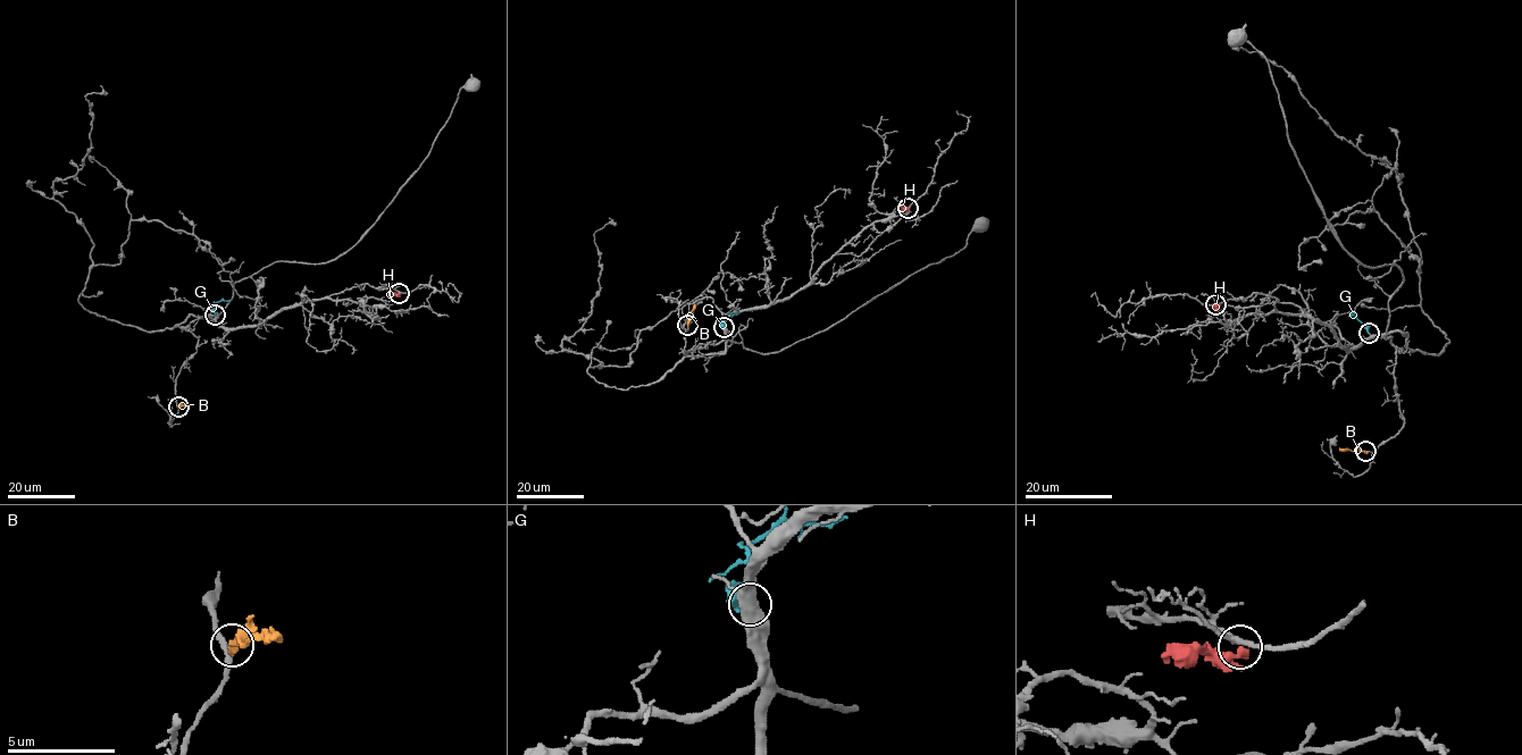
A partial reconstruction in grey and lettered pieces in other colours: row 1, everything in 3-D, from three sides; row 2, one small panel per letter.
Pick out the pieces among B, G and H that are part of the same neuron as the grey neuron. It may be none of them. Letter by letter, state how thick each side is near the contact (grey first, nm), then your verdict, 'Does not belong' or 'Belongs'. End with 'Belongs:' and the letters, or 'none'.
B: Thickness 130 nm (grey) against 320 nm. Does not belong
G: Thickness 280 nm (grey) against 170 nm. Belongs
H: Thickness 200 nm (grey) against 380 nm. Does not belong
Belongs: G

